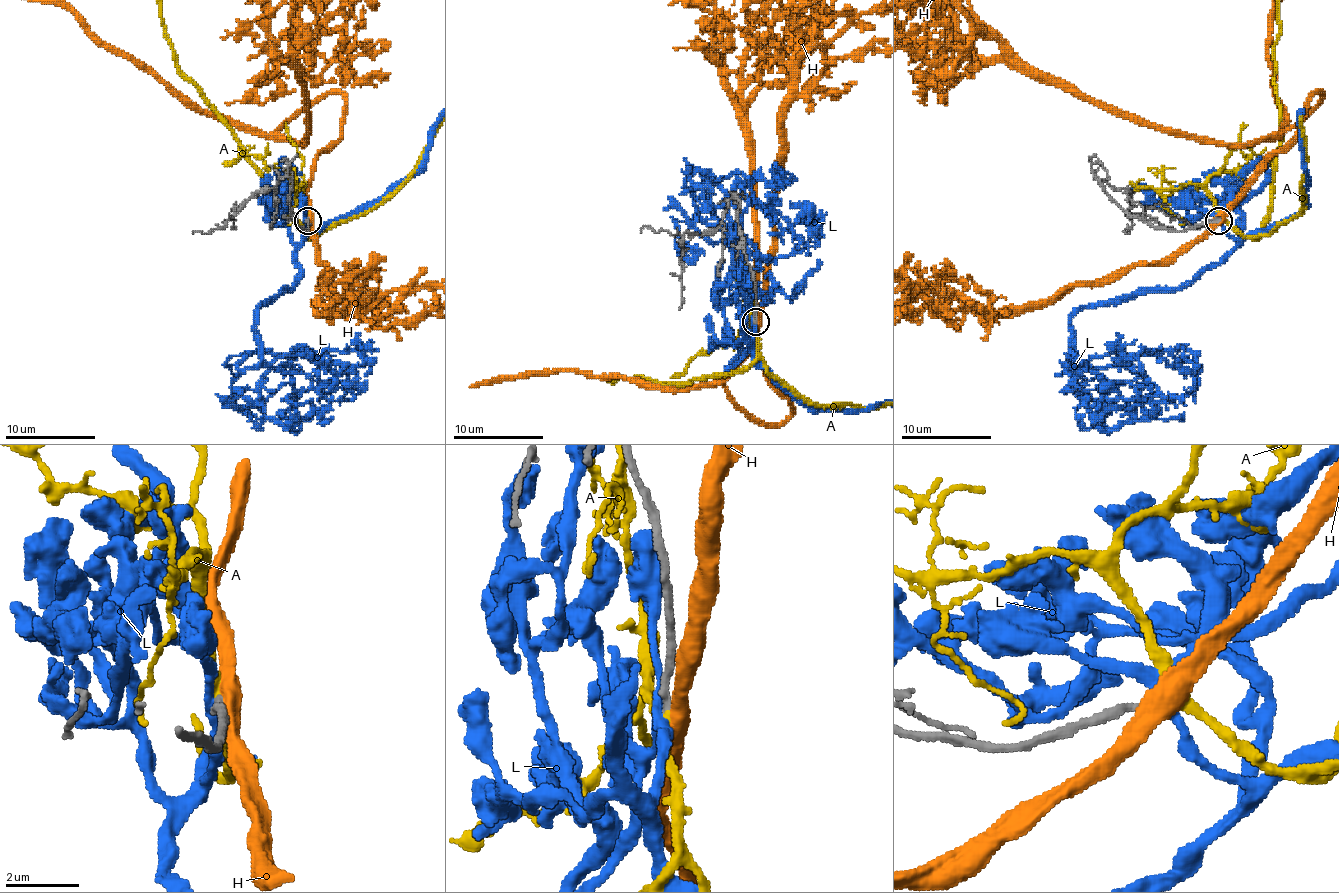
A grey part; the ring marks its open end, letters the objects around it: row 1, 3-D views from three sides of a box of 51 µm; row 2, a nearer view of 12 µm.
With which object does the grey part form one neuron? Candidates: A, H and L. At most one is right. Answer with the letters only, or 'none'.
A

